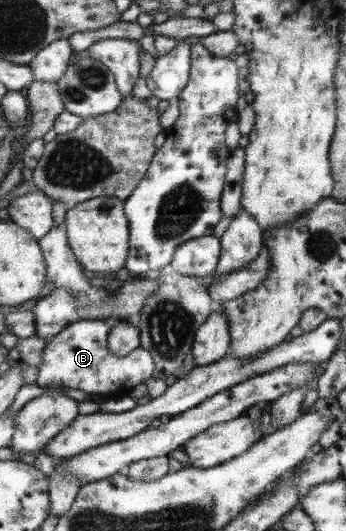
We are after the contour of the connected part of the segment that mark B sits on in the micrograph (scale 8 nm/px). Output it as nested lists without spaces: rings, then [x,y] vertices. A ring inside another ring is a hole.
[[[77,320],[70,323],[46,342],[35,383],[43,388],[74,388],[88,395],[127,397],[135,386],[153,377],[155,361],[143,347],[136,348],[125,356],[113,354],[109,342],[111,329],[112,326],[104,320]]]

